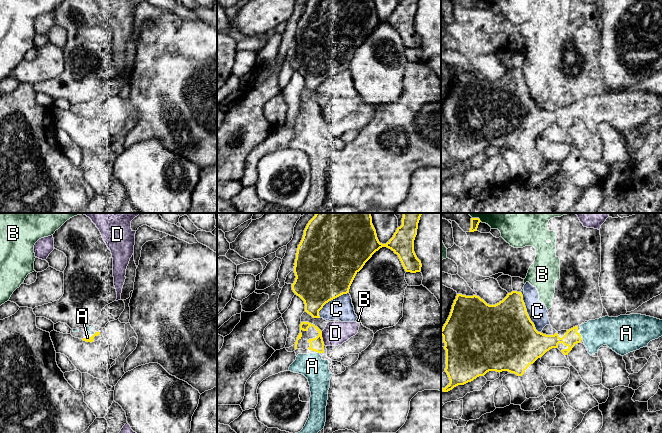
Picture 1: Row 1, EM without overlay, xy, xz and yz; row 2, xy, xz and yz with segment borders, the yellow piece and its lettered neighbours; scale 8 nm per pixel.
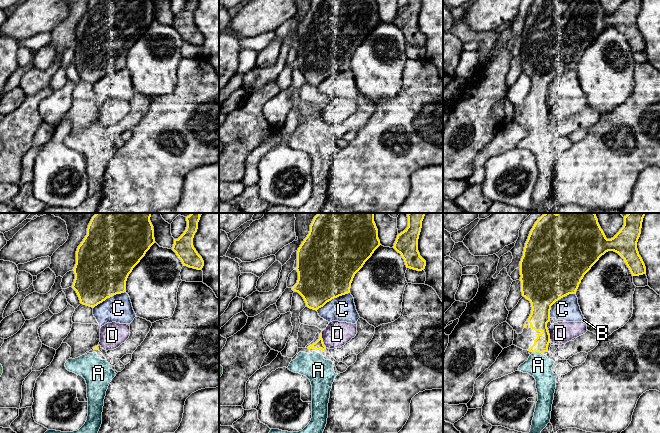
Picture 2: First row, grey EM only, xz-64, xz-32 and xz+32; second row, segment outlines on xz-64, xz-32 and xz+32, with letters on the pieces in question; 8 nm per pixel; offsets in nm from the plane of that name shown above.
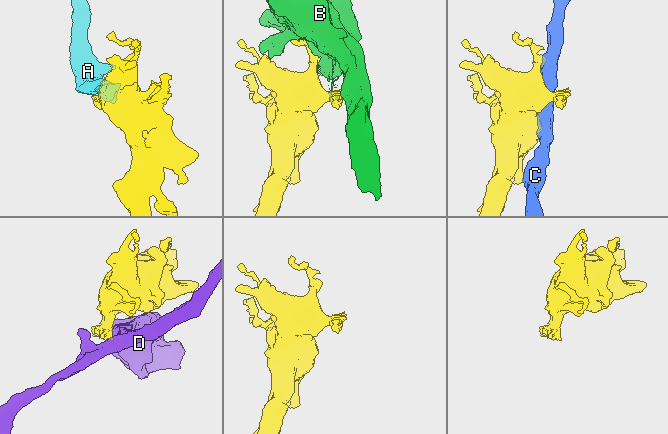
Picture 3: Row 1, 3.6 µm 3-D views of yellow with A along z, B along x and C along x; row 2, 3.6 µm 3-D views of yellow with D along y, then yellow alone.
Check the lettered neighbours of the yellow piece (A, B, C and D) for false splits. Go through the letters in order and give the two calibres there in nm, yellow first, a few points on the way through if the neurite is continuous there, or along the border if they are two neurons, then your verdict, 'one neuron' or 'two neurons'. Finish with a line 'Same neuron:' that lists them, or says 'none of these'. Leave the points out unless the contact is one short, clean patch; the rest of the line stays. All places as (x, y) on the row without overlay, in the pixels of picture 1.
A: 120 nm thick on the yellow side, 240 nm on the other; runs through yz (571, 113), (580, 112), (610, 107); one neuron
B: 340 nm thick on the yellow side, 20 nm on the other; two neurons
C: 500 nm thick on the yellow side, 160 nm on the other; two neurons
D: 110 nm thick on the yellow side, 190 nm on the other; two neurons
Same neuron: A

